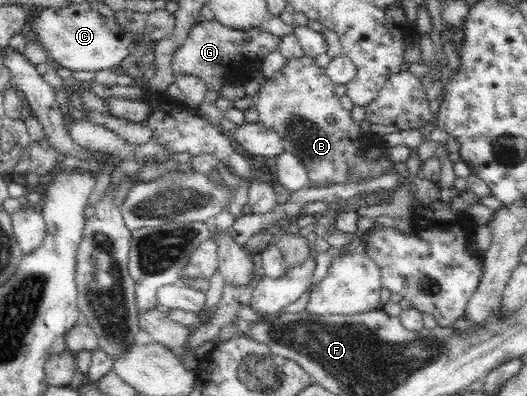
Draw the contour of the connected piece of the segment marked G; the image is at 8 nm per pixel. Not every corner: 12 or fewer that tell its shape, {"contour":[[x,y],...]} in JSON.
{"contour":[[197,22],[172,56],[173,74],[208,90],[243,83],[279,36]]}

